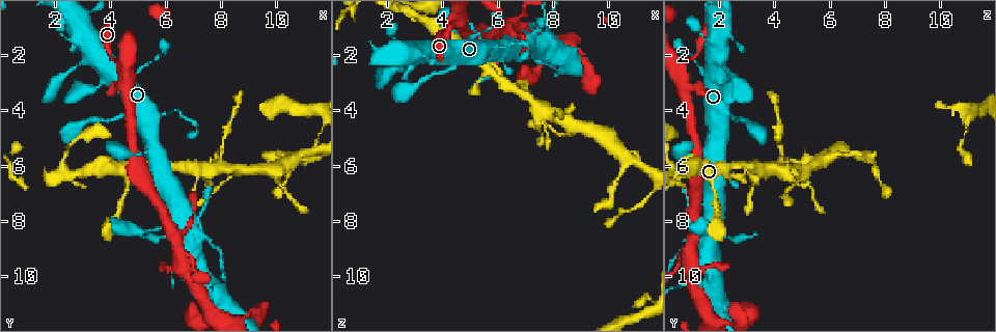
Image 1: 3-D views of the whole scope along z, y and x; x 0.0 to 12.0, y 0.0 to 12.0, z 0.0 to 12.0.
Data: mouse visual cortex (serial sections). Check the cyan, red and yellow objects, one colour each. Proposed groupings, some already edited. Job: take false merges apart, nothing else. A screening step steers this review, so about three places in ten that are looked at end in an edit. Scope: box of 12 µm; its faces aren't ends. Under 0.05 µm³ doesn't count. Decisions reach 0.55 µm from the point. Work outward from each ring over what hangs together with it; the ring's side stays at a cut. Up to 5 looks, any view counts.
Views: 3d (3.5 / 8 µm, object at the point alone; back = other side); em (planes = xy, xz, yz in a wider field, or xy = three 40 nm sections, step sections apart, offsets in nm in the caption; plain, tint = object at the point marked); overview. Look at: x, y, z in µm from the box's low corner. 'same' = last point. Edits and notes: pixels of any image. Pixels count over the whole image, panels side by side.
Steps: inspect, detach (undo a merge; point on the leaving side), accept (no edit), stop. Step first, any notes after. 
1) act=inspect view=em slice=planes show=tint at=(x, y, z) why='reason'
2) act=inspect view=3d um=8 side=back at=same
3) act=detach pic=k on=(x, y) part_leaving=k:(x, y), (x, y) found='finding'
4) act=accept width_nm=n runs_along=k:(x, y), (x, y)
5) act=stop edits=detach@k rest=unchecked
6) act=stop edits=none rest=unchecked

act=inspect view=3d um=3.5 at=(7.3, 8.5, 1.3) why='sudden change in width'

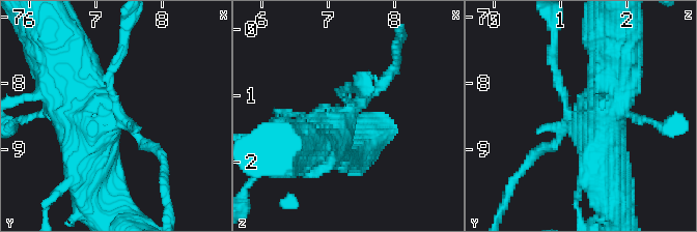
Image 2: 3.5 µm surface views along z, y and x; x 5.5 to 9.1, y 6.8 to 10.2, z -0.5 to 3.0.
act=inspect view=em slice=xy step=2 show=tint at=(7.25, 8.50, 1.30)

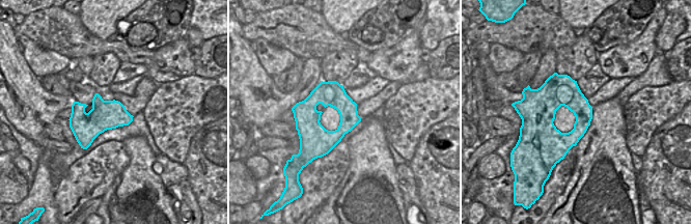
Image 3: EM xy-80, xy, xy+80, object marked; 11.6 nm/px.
act=accept runs_along=2:(305, 145), (333, 132), (391, 74) found='all the same cell'

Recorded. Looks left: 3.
act=inspect view=3d um=3.5 at=(7.8, 6.1, 4.0) why='a fork'

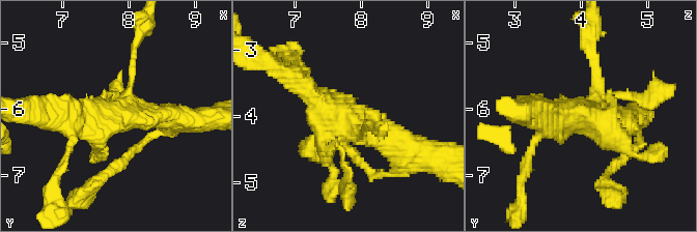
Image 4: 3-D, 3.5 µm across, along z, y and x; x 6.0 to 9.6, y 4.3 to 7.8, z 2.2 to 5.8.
act=inspect view=em slice=xy step=1 show=tint at=(7.75, 6.15, 4.05)

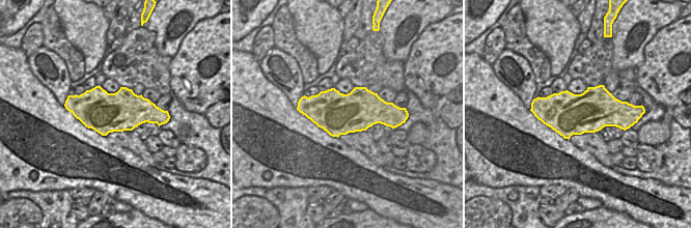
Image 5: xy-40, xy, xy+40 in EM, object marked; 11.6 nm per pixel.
act=accept runs_along=4:(290, 77), (335, 117), (406, 149) found='continuous, no second cell'

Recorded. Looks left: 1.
act=stop edits=none rest=unchecked

